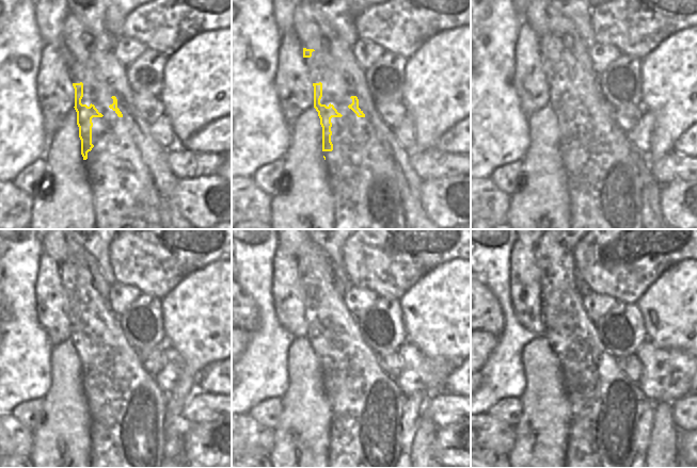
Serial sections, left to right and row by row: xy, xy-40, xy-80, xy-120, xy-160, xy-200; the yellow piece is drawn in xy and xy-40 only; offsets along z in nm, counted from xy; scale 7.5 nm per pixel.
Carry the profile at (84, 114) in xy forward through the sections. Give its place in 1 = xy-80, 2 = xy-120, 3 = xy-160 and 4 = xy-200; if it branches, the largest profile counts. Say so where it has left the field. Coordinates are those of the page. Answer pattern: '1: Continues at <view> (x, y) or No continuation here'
1: Continues at xy-80 (566, 114)
2: Continues at xy-120 (88, 352)
3: Continues at xy-160 (325, 352)
4: Continues at xy-200 (565, 352).

